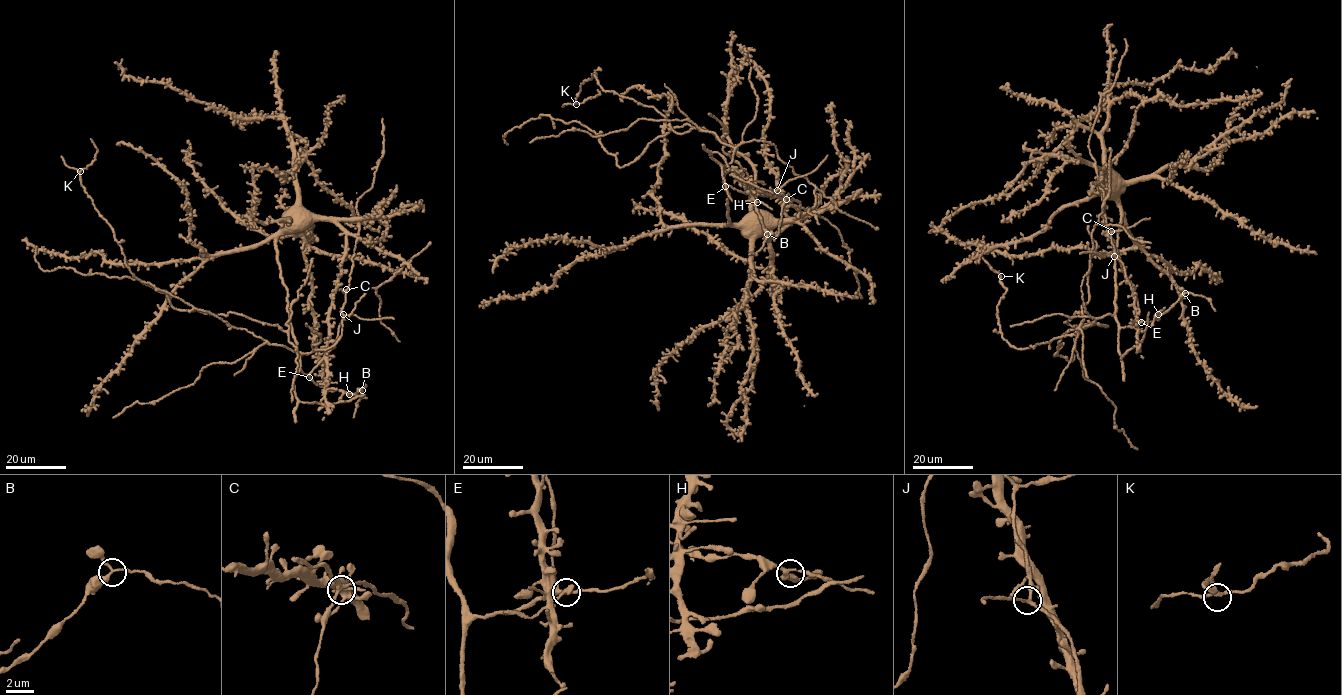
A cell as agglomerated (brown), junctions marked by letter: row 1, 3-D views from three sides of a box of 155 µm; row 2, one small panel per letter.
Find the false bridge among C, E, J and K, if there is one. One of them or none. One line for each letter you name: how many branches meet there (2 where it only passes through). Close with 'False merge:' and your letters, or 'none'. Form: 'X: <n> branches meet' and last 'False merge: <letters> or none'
False merge: none

